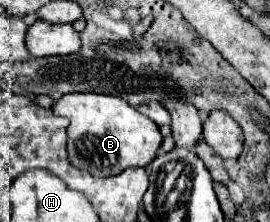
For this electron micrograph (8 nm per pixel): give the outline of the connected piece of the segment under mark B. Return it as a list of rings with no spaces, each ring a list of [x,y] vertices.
[[[67,93],[55,101],[53,113],[71,121],[67,127],[67,151],[71,163],[97,177],[117,175],[127,167],[147,167],[163,141],[159,127],[147,115],[139,113],[125,99],[113,95]]]

